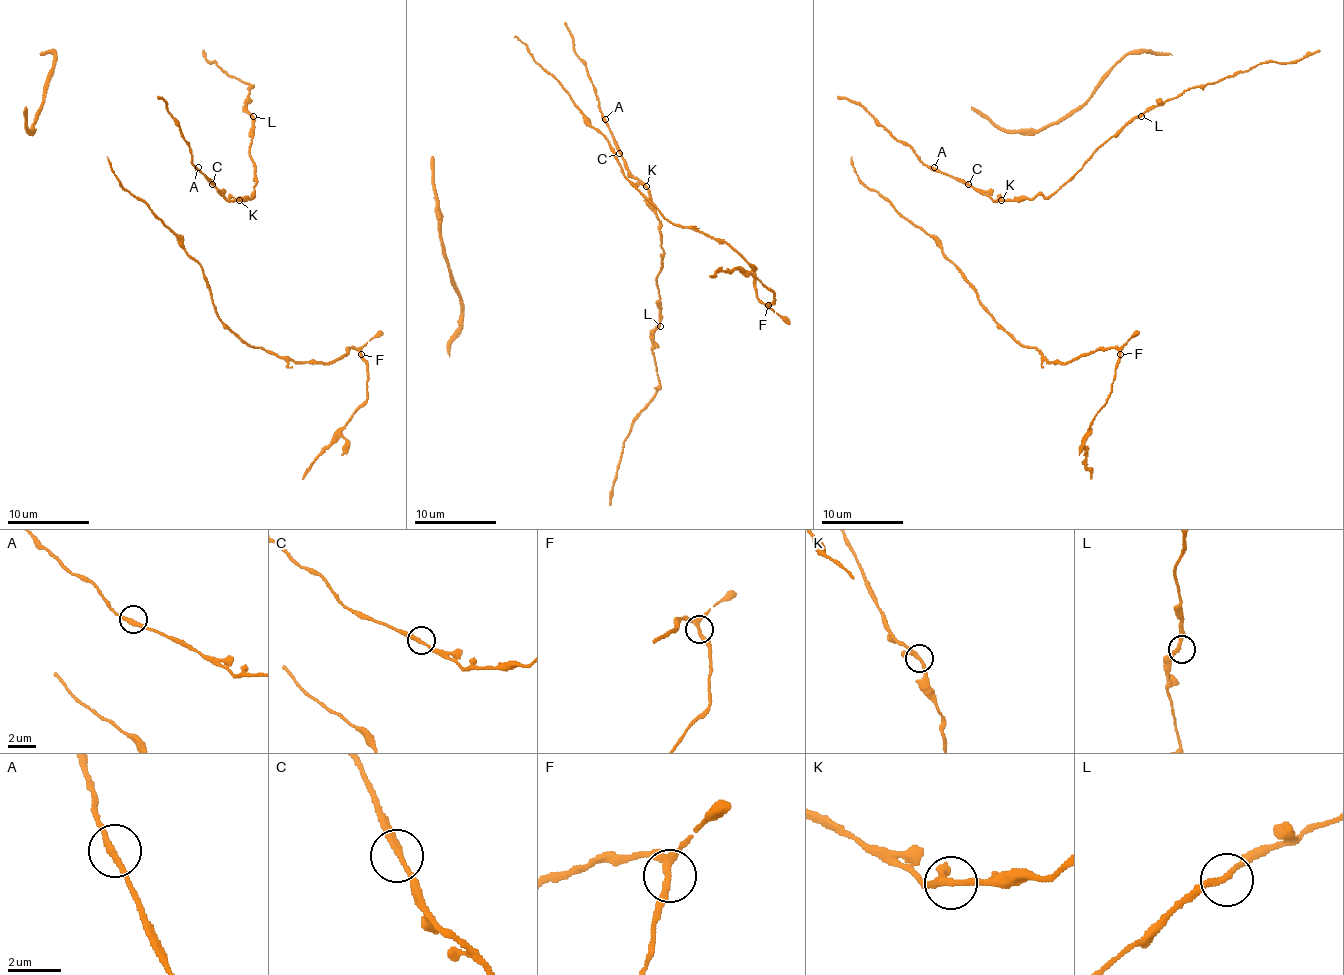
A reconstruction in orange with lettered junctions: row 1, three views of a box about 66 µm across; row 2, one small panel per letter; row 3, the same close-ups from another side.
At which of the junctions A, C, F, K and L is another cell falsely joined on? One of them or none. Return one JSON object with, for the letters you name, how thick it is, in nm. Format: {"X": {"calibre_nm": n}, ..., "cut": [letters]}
{"cut": []}

